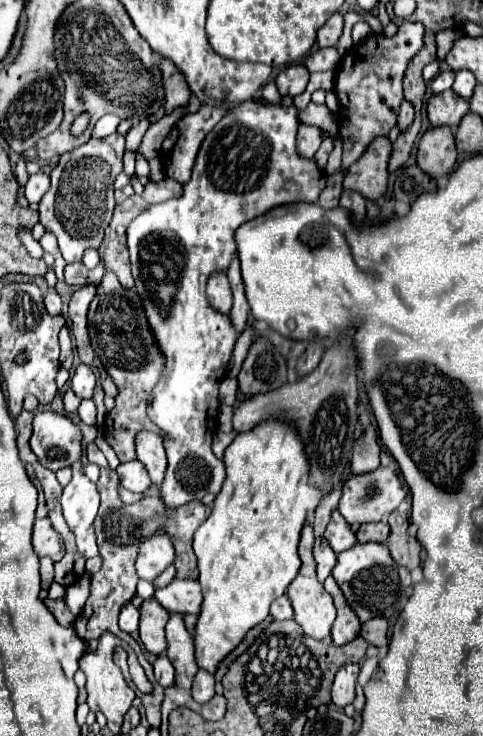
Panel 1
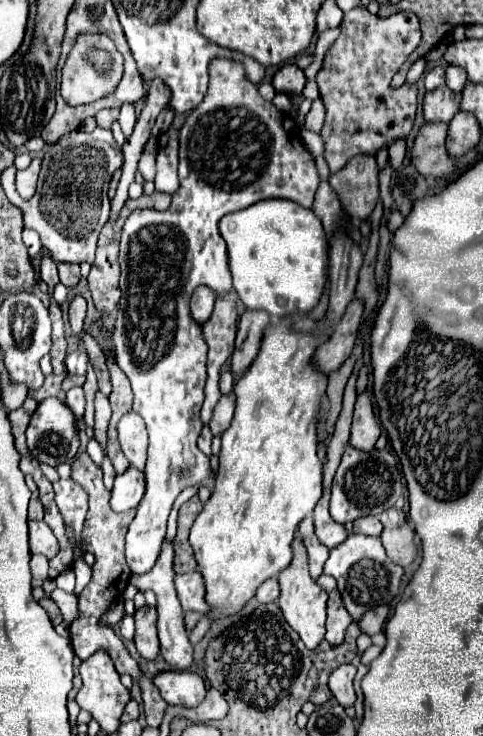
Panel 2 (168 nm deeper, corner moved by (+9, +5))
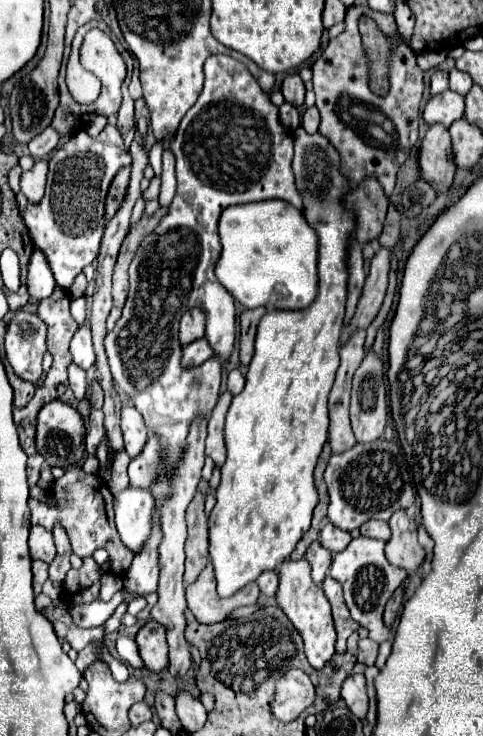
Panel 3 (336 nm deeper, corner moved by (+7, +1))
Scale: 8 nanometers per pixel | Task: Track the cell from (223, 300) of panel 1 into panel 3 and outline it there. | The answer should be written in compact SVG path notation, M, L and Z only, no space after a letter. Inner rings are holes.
M200 307L190 309L180 323L180 343L188 345L206 333L206 313Z

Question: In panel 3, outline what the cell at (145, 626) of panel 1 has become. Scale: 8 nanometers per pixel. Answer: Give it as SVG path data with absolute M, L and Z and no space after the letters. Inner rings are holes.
M148 621L146 625L142 625L136 635L136 643L142 661L150 671L158 673L168 665L166 635L164 635L164 627L158 621Z

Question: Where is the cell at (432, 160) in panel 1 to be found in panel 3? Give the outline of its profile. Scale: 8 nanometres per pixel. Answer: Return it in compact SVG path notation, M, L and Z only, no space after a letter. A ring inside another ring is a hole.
M432 125L420 145L420 177L428 181L438 193L444 193L456 175L456 163L452 157L450 133L444 125Z

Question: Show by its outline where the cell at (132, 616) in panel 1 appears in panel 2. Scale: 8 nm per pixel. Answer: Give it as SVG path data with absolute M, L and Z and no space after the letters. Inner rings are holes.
M124 615L122 623L120 623L120 635L124 641L134 639L134 617L132 615Z

